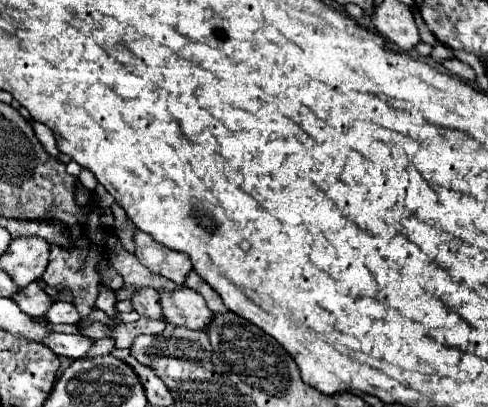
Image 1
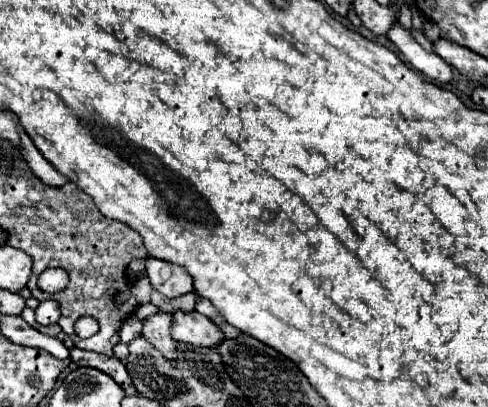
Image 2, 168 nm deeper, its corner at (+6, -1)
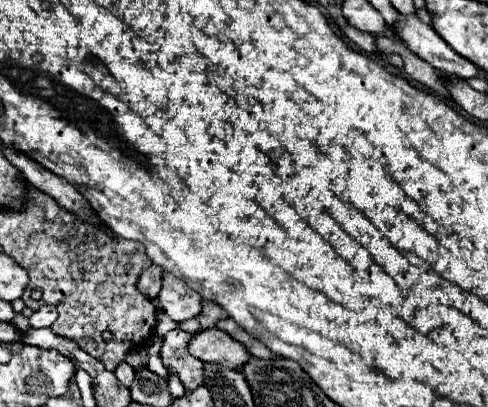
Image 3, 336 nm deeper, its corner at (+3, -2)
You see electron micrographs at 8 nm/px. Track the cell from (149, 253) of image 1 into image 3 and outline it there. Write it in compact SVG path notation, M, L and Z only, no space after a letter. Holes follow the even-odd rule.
M165 274L163 278L163 288L155 302L163 308L163 312L169 314L171 320L175 322L185 322L191 318L197 318L203 306L203 298L183 284L183 280L175 278L173 274Z

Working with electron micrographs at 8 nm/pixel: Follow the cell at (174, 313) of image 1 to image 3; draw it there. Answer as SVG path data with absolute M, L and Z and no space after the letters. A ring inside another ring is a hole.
M219 328L195 334L189 342L189 352L203 362L223 364L225 368L231 370L239 370L241 364L247 364L247 360L251 358L251 354L241 342L233 340L227 332Z

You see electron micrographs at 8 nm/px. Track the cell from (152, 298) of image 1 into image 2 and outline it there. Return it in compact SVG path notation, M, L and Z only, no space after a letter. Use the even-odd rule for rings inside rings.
M158 311L142 321L142 335L154 347L158 347L164 353L164 357L174 359L176 345L174 345L174 339L170 337L170 323L172 323L172 315L166 311Z

